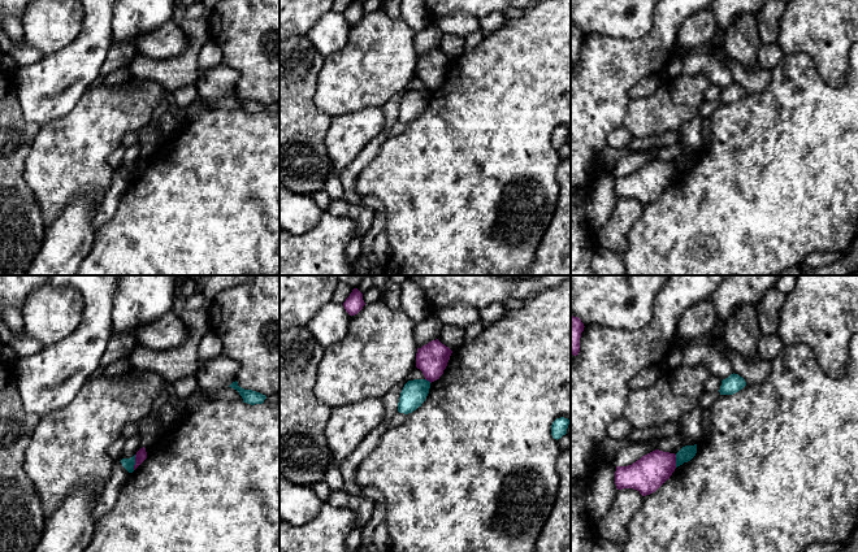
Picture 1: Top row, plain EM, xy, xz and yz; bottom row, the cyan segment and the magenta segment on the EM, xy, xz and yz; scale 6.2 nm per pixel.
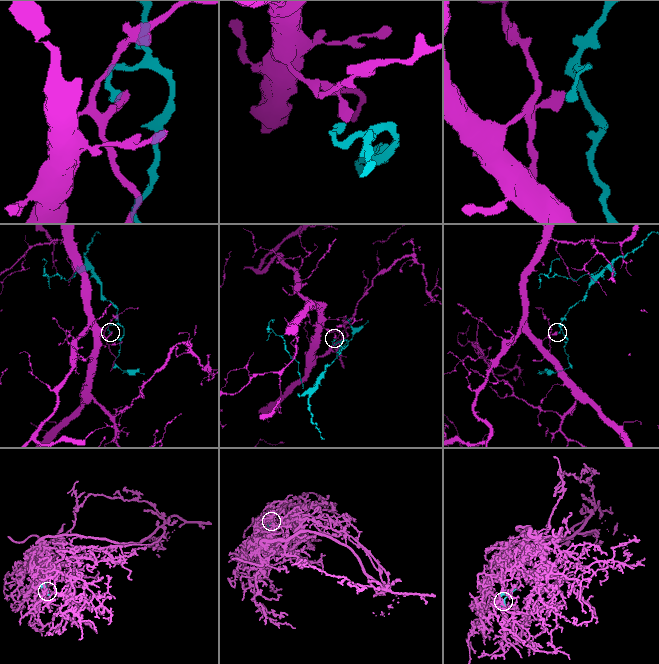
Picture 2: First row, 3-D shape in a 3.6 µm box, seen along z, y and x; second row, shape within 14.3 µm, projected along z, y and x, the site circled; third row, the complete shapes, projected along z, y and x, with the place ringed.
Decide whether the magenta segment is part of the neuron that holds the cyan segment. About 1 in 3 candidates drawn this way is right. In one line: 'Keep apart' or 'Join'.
Keep apart

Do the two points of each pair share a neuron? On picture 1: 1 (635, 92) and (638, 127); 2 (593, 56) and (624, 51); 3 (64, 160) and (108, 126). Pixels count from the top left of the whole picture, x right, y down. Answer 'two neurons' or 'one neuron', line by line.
1: two neurons
2: one neuron
3: one neuron

